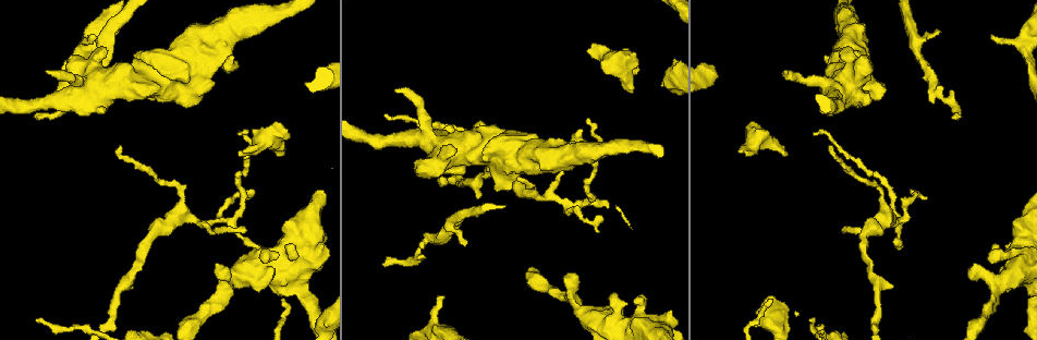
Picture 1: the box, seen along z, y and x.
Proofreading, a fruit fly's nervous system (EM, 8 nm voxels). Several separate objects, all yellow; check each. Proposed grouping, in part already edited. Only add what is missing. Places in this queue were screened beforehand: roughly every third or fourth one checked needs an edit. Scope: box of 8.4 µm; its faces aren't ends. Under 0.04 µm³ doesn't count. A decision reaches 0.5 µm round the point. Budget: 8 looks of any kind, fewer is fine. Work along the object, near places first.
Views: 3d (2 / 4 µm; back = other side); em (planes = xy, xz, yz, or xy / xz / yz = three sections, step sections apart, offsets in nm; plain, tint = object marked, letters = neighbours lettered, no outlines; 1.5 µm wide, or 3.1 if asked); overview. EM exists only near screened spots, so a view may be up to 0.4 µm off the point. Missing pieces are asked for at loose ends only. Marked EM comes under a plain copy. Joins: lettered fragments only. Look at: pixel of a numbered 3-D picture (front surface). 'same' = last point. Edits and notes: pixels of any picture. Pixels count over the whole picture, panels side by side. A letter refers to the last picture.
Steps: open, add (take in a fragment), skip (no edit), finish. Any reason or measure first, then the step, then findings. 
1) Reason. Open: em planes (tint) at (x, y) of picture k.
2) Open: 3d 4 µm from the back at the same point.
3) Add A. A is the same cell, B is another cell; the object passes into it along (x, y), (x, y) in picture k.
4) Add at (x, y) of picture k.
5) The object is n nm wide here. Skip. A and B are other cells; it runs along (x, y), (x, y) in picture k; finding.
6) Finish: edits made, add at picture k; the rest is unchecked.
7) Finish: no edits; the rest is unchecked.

An open end. Open: em xy step 4 (tint) at (815, 133) of picture 1.

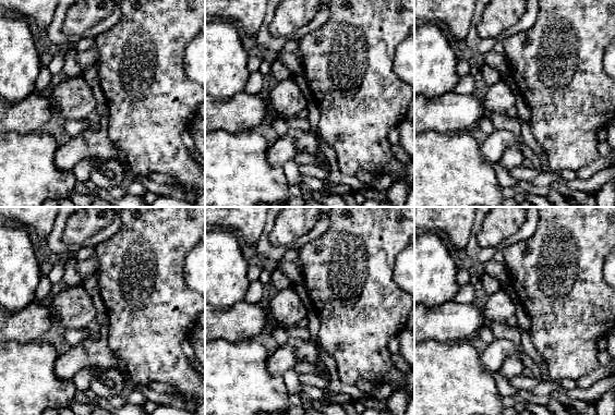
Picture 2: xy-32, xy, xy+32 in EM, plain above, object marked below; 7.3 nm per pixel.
Open: em planes (letters) at the same point.

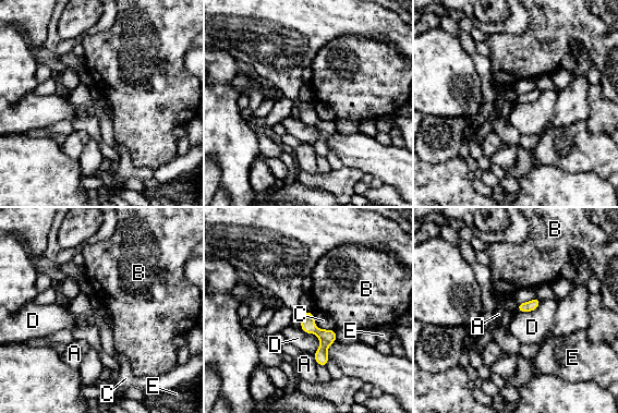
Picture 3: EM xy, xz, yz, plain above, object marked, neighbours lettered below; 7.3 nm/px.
Skip. A, B, C, D and E are other cells; none of them fits.

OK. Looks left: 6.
An open end. Open: 3d 4 µm at (587, 52) of picture 1.

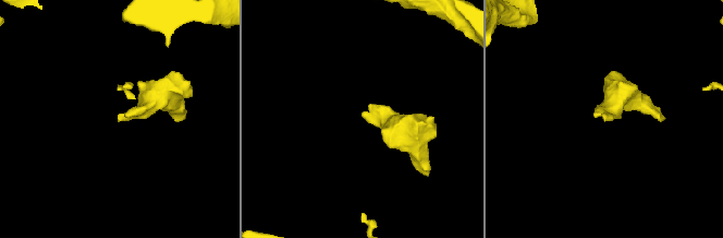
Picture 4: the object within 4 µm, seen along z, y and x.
Open: em planes (tint) at (603, 120) of picture 4.

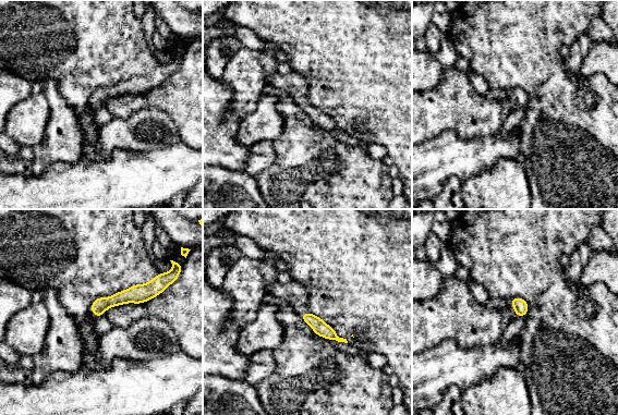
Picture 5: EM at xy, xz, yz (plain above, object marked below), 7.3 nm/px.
Open: em planes (letters) at the same point.

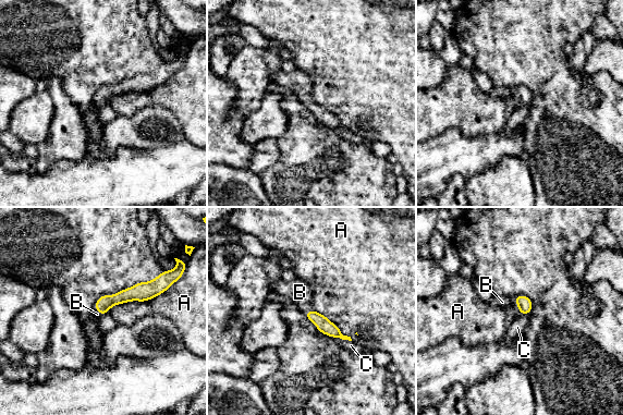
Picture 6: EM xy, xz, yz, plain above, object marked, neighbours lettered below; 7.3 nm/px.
Add B. B is the same cell, A and C are other cells; the object passes into it along (524, 303), (515, 301), (502, 302) in picture 6; it goes on there.

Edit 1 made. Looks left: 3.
Free end. Open: 3d 2 µm at (119, 31) of picture 1.

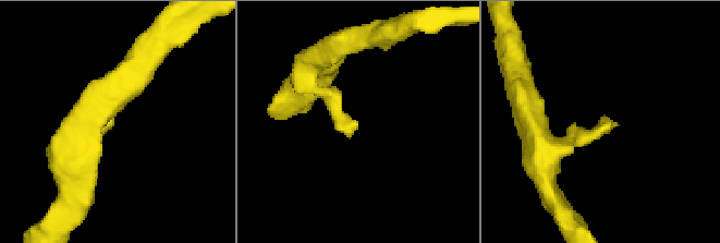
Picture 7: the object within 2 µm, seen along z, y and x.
Open: em xz step 4 (tint) at (351, 136) of picture 7.

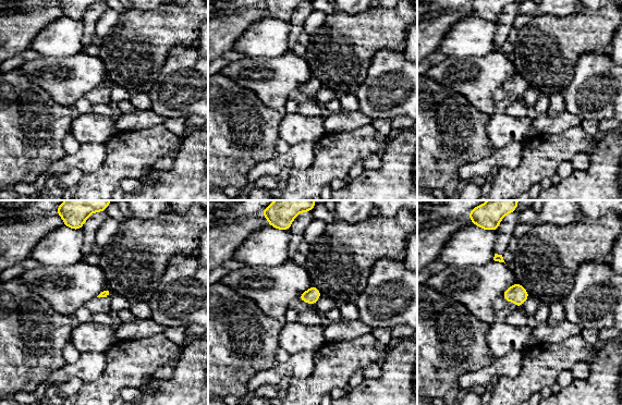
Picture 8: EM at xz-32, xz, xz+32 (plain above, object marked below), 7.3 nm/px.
Cut it another way. Open: em planes (letters) at the same point.

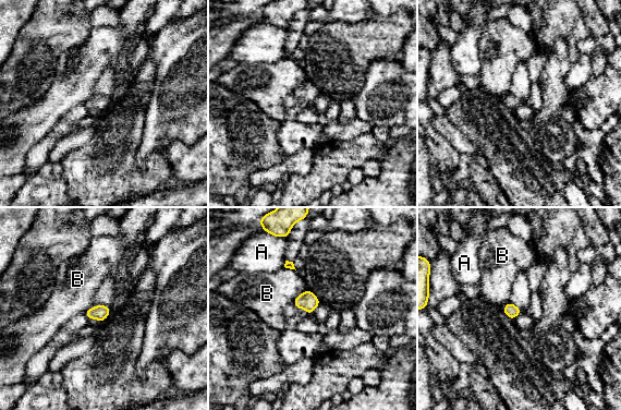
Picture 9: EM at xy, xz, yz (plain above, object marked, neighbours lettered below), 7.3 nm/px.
The object is 100 nm wide here. Skip. A and B are other cells; a border runs along (307, 288), (292, 303) in picture 9; no lettered fragment goes on from it.

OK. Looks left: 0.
Finish: edits made, add at picture 6; the rest is unchecked.

